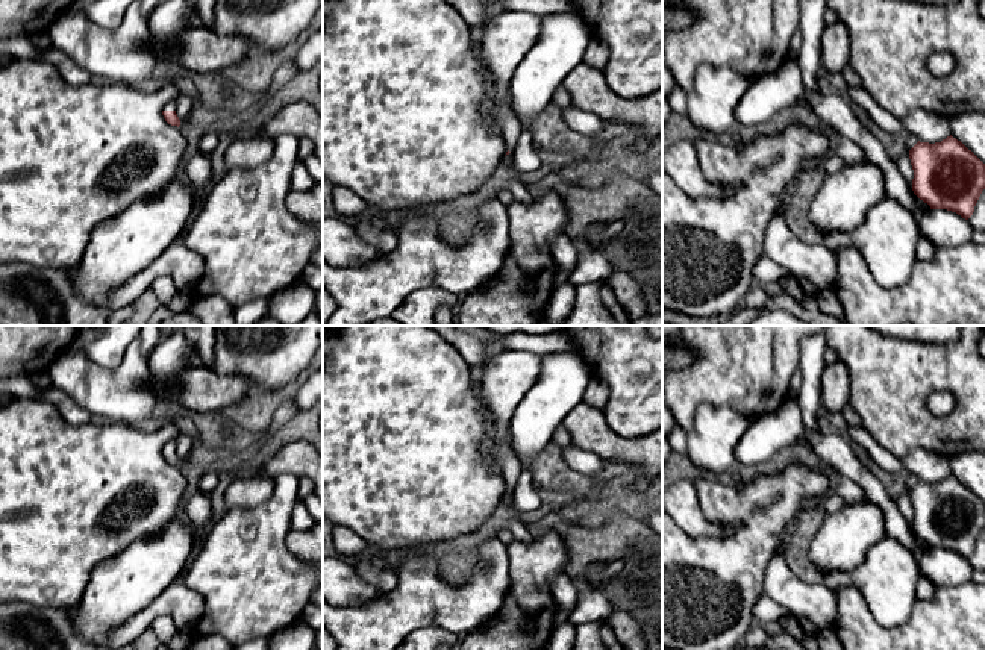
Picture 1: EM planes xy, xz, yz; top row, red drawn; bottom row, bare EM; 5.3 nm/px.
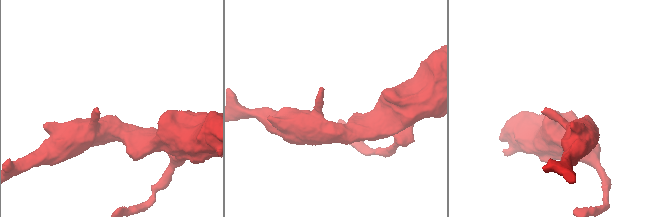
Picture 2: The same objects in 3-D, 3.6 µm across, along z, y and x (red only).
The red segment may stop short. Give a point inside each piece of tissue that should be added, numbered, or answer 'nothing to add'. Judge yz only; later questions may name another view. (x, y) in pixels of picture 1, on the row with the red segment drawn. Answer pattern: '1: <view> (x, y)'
nothing to add

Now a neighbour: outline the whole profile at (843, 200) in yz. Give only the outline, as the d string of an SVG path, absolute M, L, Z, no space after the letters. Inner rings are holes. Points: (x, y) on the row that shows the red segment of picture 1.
M870 161L844 165L835 174L826 174L809 208L811 221L824 233L849 232L862 223L873 205L885 197L885 182L880 168Z

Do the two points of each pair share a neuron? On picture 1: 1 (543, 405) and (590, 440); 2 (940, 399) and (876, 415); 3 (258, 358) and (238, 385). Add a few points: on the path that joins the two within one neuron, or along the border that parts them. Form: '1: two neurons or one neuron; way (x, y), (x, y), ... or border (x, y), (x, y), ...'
1: two neurons; border (582, 402), (561, 423)
2: two neurons; border (926, 399), (932, 393), (949, 393), (955, 406)
3: two neurons; border (209, 367), (222, 374), (243, 374), (253, 384)

